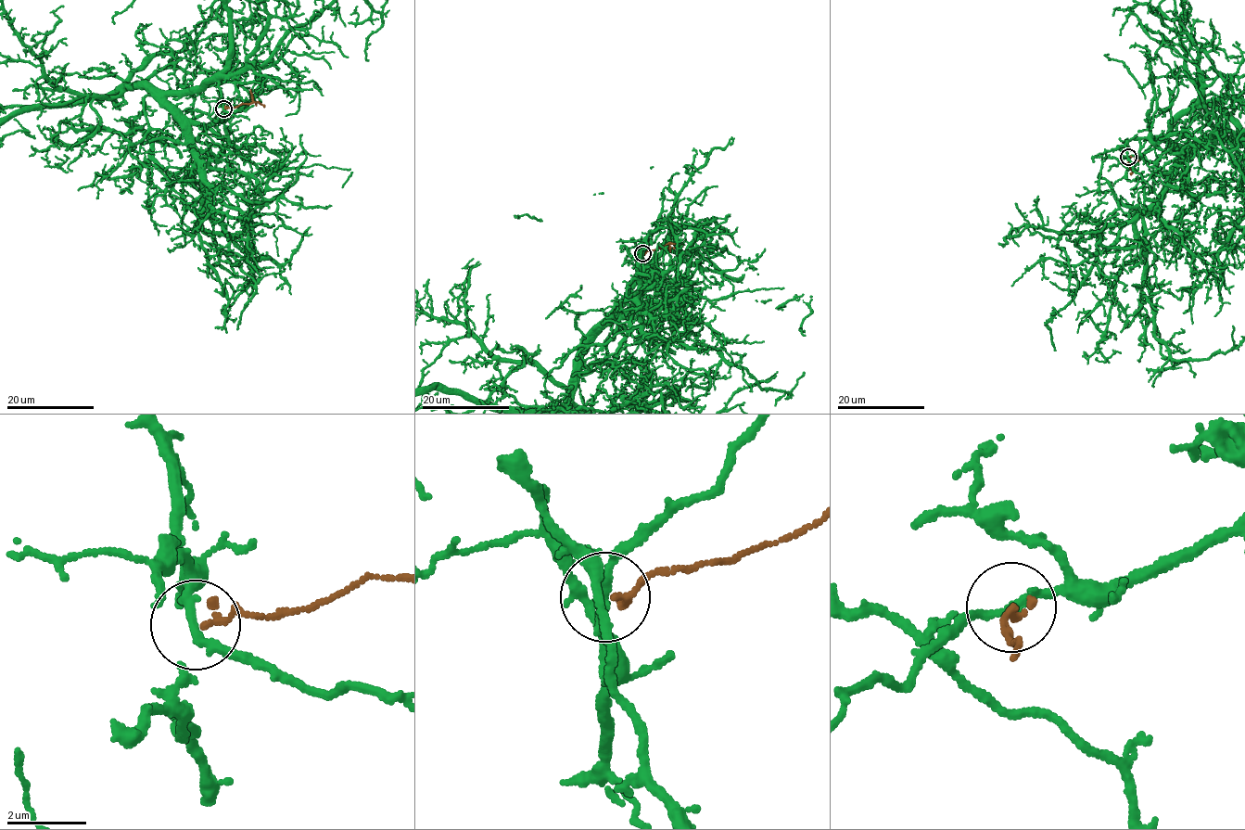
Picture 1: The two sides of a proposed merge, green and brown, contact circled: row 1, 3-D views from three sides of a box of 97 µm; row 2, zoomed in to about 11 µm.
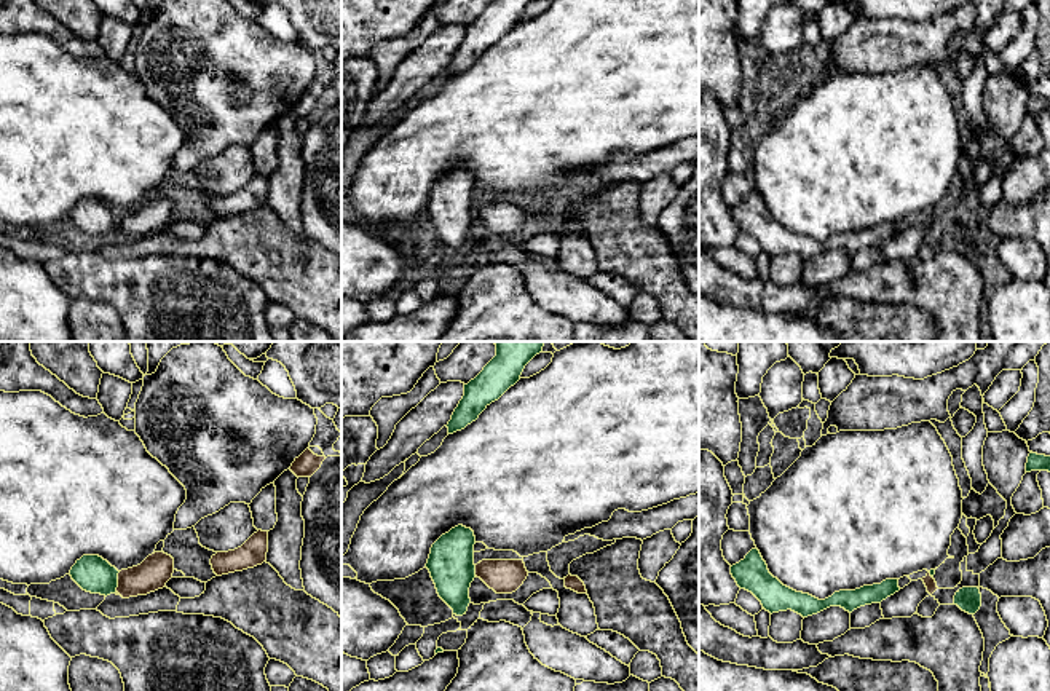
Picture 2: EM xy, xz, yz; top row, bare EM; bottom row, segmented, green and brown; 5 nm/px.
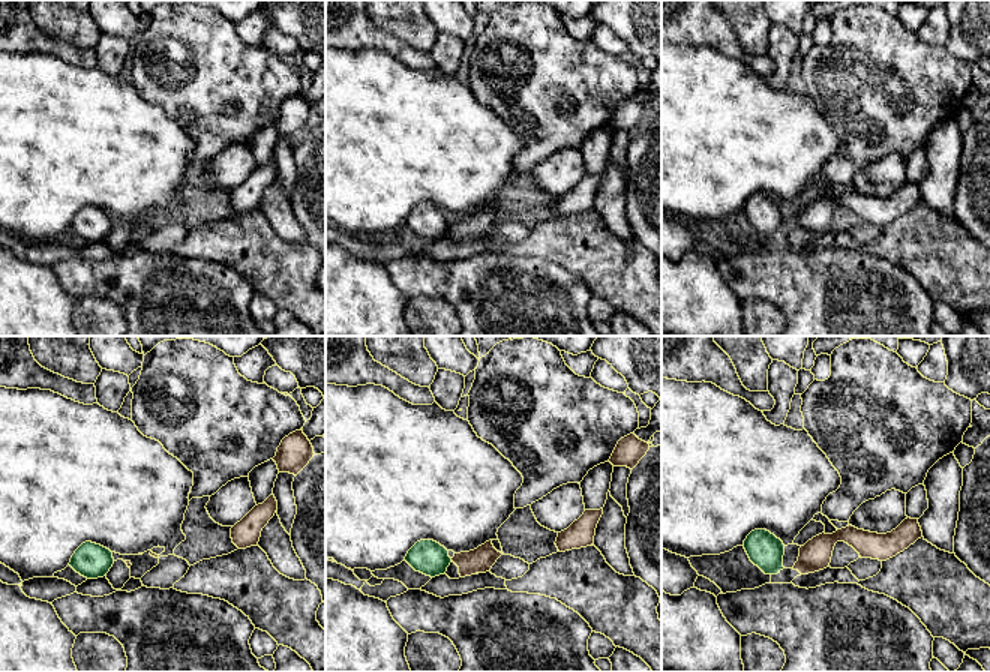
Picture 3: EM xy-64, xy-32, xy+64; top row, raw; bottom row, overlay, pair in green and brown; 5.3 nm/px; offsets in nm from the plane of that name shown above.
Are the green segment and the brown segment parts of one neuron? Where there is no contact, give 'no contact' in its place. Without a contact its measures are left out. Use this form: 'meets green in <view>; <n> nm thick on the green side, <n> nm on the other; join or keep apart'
meets green in xy; 180 nm thick on the green side, 160 nm on the other; keep apart

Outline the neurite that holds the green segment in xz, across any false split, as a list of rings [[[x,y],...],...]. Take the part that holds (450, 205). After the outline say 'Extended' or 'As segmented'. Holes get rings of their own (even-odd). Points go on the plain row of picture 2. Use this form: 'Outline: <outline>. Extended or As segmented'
Outline: [[[458,168],[432,187],[426,206],[439,239],[456,259],[466,257],[471,246],[469,230],[476,220],[474,187],[474,174]]]. As segmented

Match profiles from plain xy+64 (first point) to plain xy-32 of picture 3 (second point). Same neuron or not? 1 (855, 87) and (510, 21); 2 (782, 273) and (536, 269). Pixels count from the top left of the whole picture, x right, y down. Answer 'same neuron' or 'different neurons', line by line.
1: same neuron
2: same neuron

